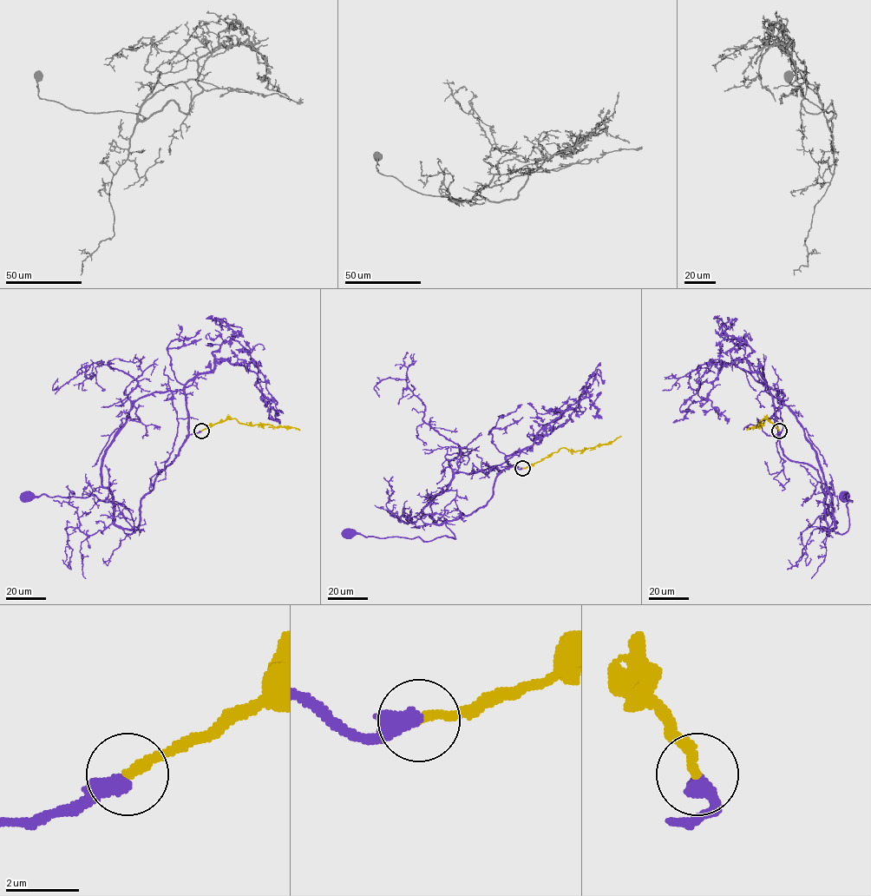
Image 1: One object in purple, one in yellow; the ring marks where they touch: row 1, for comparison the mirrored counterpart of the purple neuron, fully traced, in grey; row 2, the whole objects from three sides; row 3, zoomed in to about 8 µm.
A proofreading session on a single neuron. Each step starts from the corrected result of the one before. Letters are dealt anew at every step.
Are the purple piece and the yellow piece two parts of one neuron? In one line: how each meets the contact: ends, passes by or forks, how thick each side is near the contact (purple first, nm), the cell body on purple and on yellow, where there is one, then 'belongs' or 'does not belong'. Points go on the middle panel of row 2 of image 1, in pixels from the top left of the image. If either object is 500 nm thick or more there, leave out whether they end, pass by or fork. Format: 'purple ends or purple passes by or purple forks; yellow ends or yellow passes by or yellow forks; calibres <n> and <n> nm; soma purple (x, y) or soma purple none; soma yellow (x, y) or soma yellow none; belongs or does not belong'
purple ends; yellow ends; calibres 480 and 260 nm; soma purple (349, 533); soma yellow none; belongs

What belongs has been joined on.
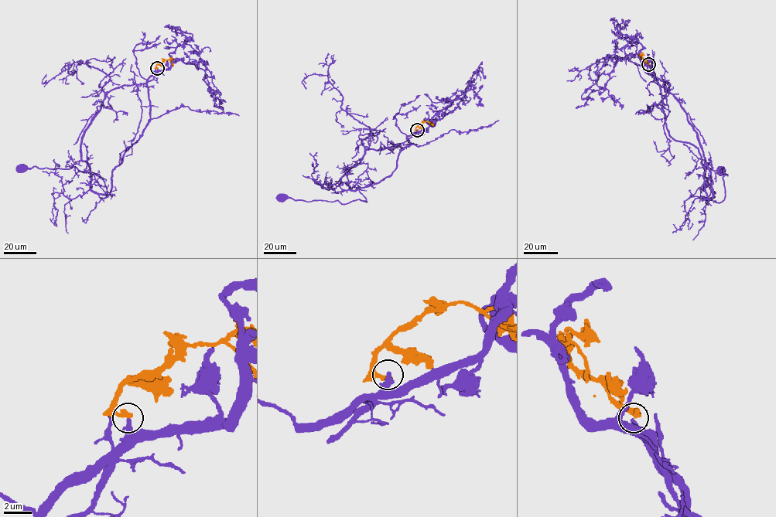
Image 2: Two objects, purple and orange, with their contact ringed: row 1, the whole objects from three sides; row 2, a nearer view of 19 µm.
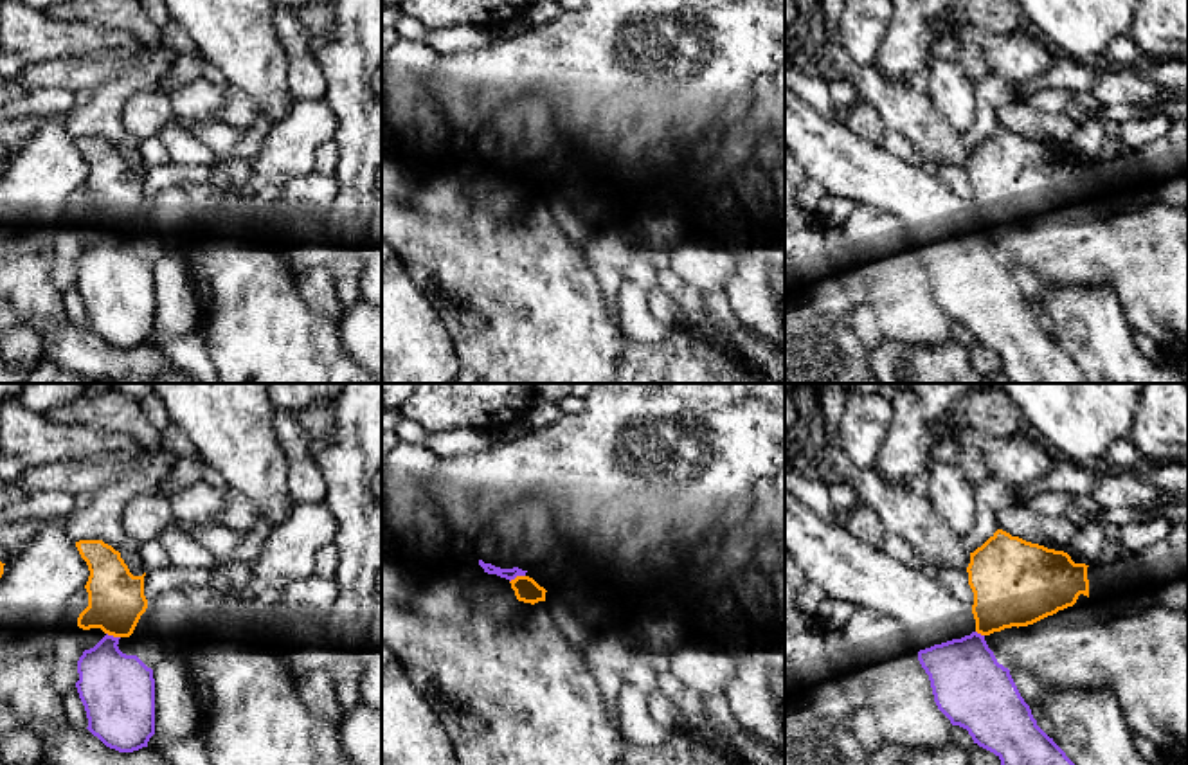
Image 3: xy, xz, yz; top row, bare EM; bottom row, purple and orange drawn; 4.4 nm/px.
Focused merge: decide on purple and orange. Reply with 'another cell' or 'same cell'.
another cell

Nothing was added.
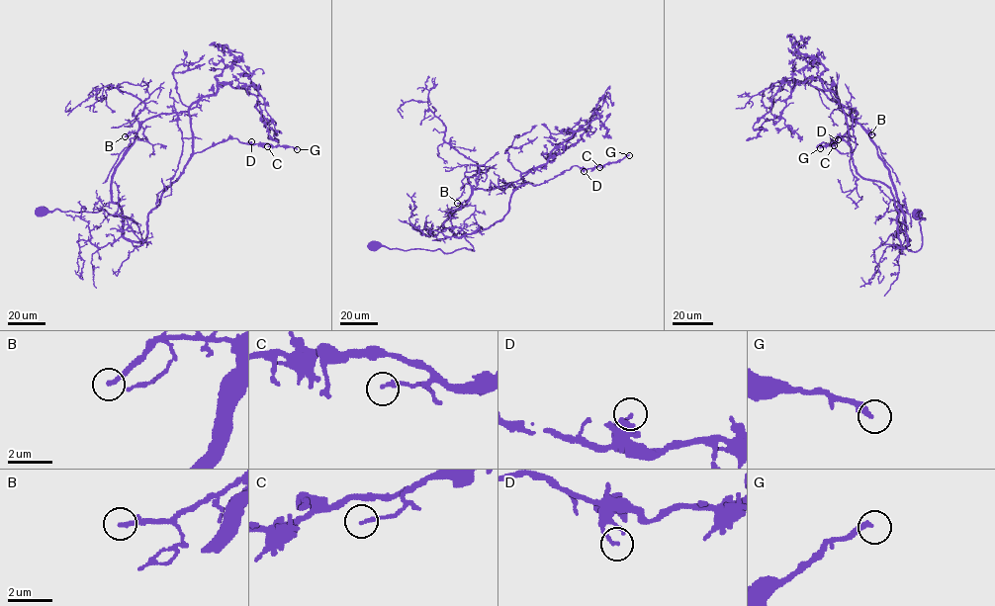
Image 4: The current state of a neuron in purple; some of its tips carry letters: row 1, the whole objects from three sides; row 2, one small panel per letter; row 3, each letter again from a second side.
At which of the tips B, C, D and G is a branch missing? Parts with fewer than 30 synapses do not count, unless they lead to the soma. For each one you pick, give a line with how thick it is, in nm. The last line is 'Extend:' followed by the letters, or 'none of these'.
B: 240 nm
G: 280 nm
Extend: B, G

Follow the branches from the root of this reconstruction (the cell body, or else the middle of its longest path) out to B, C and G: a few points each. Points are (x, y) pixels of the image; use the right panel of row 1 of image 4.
B: (917, 214), (924, 218), (919, 220), (922, 246), (911, 252), (906, 247), (905, 215), (867, 130), (871, 134)
C: (917, 214), (922, 246), (911, 252), (900, 242), (891, 190), (858, 173), (845, 140), (836, 136), (834, 145)
G: (917, 214), (922, 246), (911, 252), (900, 242), (891, 190), (858, 173), (840, 137), (820, 148)

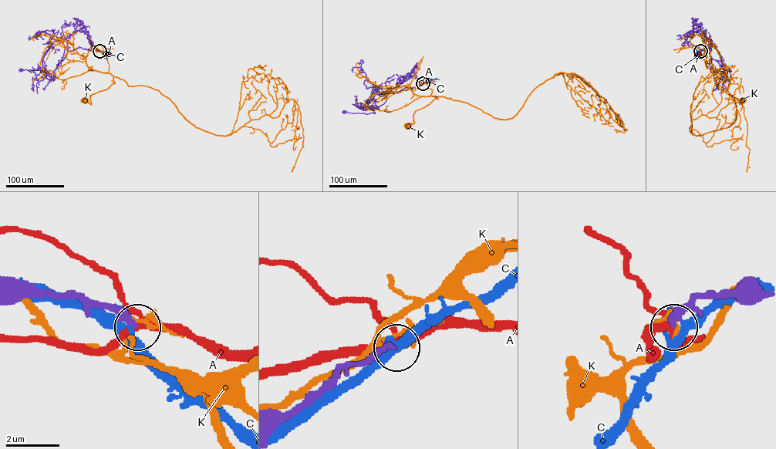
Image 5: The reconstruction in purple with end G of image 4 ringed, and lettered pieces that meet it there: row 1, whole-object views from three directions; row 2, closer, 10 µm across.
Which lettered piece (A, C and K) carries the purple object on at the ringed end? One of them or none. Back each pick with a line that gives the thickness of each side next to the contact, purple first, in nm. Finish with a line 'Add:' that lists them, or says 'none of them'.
Add: none of them

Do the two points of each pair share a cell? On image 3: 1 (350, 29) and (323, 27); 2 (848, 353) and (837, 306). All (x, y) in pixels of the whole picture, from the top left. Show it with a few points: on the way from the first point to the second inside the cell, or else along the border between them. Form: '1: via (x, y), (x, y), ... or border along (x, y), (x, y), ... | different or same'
1: border along (335, 18), (328, 38), (310, 40) | different
2: via (837, 342), (837, 317) | same

